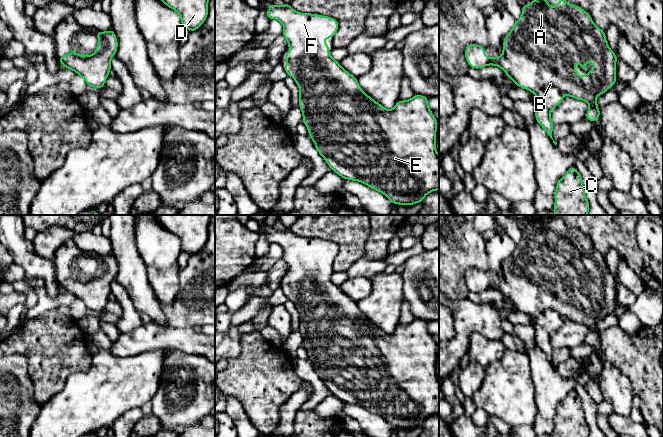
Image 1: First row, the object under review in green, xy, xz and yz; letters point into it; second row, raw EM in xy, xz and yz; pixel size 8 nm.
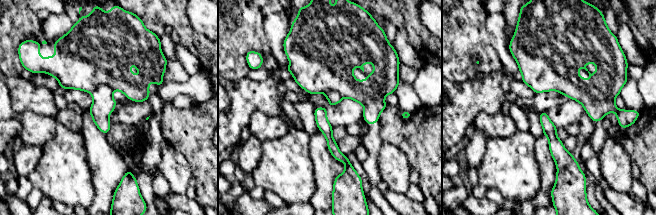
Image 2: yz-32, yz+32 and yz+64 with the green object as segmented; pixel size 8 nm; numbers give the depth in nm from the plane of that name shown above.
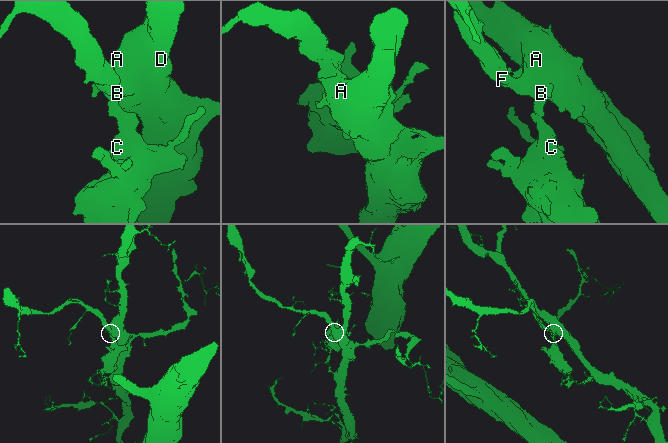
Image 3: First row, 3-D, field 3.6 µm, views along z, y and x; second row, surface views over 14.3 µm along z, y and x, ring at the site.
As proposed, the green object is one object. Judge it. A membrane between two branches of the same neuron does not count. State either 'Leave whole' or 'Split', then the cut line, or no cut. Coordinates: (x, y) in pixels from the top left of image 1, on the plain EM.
Leave whole. No split

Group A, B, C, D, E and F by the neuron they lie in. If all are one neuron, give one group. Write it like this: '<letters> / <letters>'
A B C D E F

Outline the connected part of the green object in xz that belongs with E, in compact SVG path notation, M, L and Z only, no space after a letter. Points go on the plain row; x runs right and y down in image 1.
M271 227L266 239L269 244L277 243L284 250L282 259L291 276L284 277L288 288L283 292L299 311L298 330L303 337L302 346L307 350L308 359L331 394L344 404L359 405L383 417L393 428L413 429L422 426L428 417L439 414L439 379L435 369L438 346L428 330L428 321L415 318L407 325L399 323L392 334L385 333L361 313L356 301L331 281L328 276L330 268L321 267L323 263L335 260L338 254L336 243L299 237L289 227L284 230Z

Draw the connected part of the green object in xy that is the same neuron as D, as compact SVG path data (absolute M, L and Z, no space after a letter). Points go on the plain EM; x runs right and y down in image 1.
M155 215L168 231L181 240L182 251L194 256L208 240L211 215Z

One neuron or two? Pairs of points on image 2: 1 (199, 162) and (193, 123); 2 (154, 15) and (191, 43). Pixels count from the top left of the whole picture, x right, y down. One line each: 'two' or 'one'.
1: one
2: one

